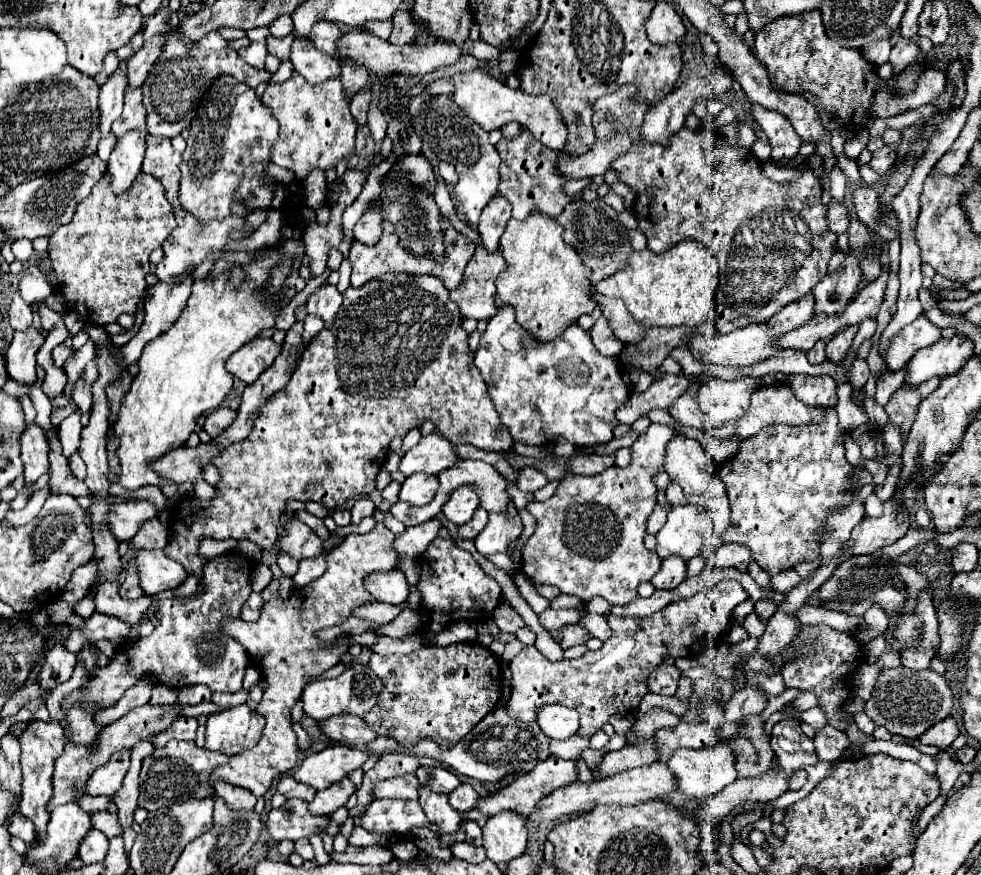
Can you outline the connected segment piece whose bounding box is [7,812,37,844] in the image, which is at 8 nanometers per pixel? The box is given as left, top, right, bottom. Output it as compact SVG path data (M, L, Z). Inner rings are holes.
M15 814L13 818L11 818L11 824L9 824L9 828L7 828L9 832L11 832L11 836L17 836L17 838L21 838L23 842L27 842L27 844L31 844L33 840L35 840L35 826L33 826L33 822L31 820L27 820L23 814Z

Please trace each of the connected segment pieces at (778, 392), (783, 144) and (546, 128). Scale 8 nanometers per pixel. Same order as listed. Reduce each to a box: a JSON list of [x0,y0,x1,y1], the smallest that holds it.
[[737,384,821,438],[751,104,801,164],[453,70,567,152]]

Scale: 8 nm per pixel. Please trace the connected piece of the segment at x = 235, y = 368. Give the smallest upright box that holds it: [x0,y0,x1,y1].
[225,336,281,384]

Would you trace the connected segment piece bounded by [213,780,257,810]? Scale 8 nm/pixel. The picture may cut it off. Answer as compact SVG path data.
M219 780L219 784L213 784L217 796L221 796L233 810L253 810L255 808L255 796L247 792L245 788L235 788L233 784L227 784L225 780Z

